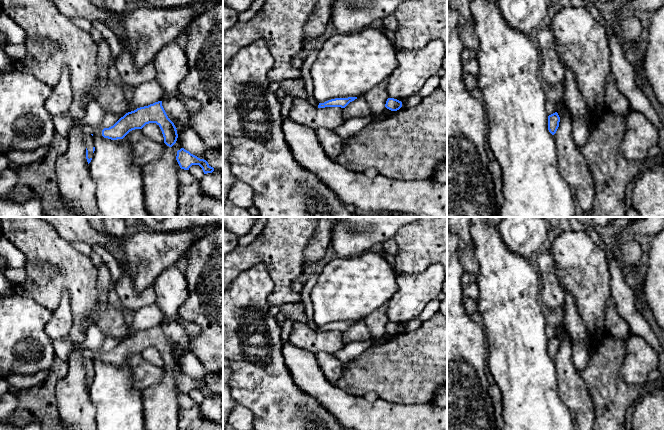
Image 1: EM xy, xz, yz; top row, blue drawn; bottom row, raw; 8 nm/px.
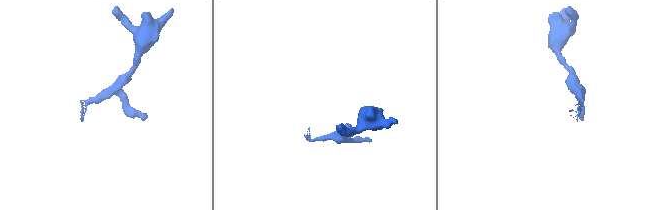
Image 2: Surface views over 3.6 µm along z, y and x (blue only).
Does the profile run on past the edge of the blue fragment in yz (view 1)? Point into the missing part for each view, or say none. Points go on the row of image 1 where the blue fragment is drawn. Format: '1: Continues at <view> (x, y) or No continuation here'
1: No continuation here

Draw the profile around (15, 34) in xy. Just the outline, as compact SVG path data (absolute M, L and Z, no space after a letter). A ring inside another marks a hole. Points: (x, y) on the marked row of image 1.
M0 8L0 32L6 35L6 43L25 44L26 35L24 30L18 26L5 12Z

